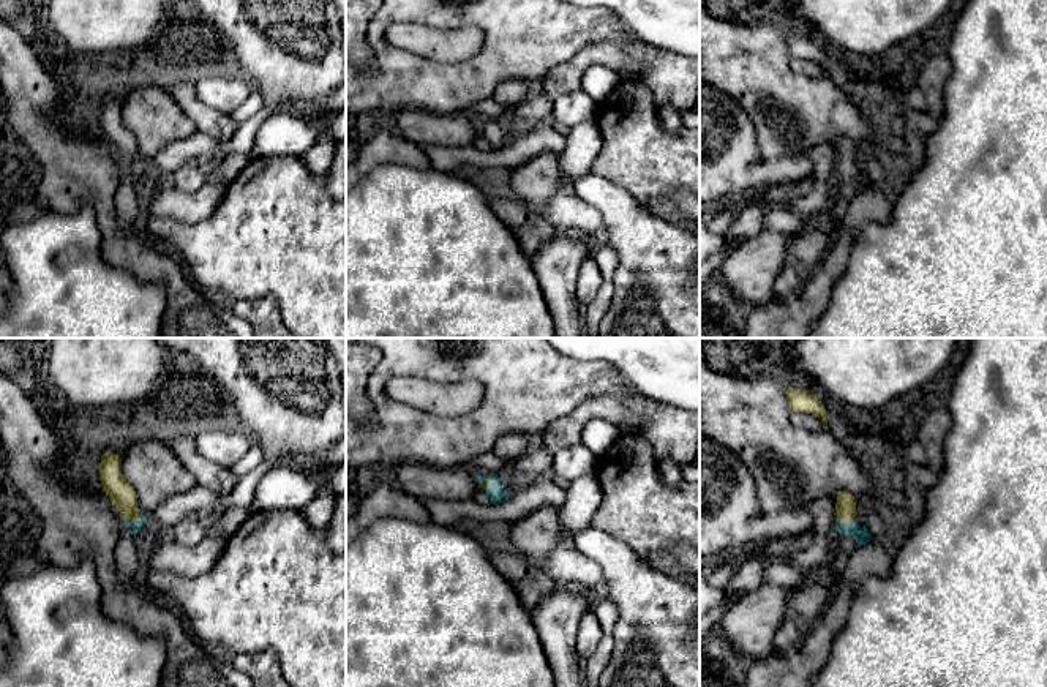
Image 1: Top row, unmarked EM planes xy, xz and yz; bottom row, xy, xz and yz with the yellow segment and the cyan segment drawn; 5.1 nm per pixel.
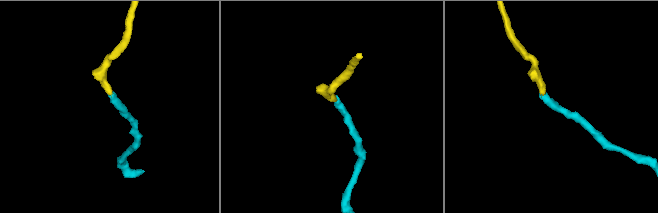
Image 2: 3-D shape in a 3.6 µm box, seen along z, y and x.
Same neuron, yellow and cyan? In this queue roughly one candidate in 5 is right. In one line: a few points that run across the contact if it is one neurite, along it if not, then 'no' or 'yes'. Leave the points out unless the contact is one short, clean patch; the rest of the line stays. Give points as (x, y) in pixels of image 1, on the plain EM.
line xy (122, 141), (135, 168), (136, 174); yes

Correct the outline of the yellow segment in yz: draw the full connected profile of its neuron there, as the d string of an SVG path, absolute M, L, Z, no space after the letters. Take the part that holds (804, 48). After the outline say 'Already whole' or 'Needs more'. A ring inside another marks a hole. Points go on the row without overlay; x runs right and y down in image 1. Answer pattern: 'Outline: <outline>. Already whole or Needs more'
Outline: M788 35L785 41L790 49L790 57L812 60L821 66L823 74L827 74L826 54L810 36Z. Already whole

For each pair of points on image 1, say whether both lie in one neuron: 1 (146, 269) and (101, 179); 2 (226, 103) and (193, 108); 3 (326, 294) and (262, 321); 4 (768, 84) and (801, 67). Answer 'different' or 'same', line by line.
1: same
2: different
3: different
4: different

